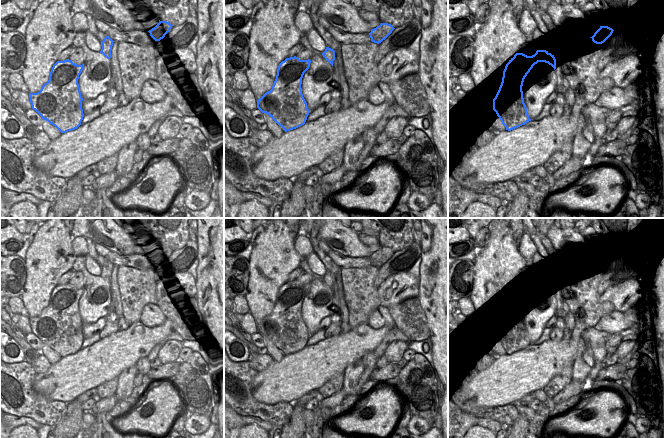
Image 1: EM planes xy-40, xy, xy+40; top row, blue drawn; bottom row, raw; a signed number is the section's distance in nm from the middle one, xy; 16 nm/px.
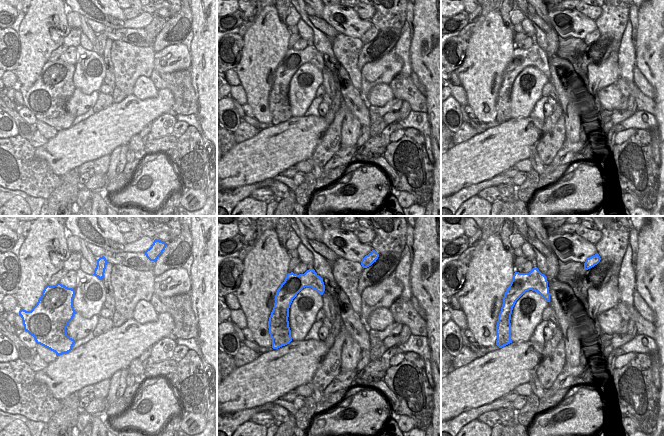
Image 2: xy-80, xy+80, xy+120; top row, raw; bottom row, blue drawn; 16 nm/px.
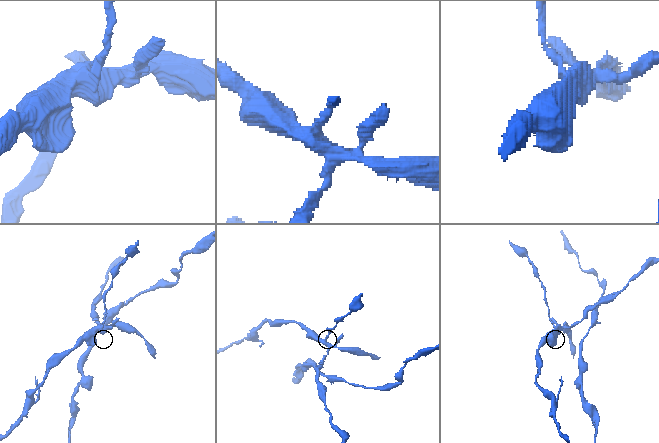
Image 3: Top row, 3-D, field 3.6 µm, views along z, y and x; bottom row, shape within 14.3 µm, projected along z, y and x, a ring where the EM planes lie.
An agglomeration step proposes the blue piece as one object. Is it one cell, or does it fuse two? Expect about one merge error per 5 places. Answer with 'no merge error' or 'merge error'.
no merge error

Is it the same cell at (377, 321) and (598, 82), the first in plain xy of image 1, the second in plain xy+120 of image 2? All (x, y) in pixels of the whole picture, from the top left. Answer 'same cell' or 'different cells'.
different cells

